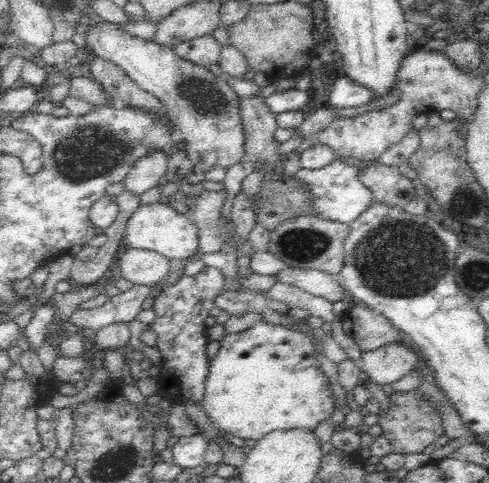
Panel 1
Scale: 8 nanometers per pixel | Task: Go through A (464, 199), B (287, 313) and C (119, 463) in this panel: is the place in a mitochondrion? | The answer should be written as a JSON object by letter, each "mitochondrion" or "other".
{"A":"mitochondrion","B":"other","C":"mitochondrion"}

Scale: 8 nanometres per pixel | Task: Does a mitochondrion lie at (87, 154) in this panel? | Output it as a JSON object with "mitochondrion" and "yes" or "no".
{"mitochondrion":"yes"}

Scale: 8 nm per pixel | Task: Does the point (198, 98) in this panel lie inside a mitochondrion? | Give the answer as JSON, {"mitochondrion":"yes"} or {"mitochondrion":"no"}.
{"mitochondrion":"yes"}

